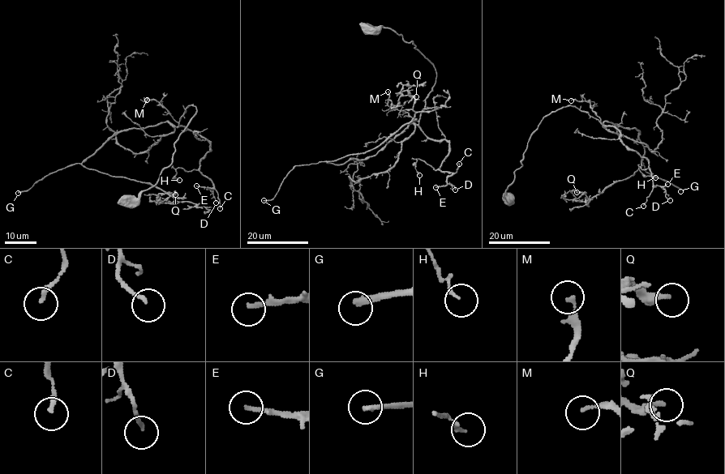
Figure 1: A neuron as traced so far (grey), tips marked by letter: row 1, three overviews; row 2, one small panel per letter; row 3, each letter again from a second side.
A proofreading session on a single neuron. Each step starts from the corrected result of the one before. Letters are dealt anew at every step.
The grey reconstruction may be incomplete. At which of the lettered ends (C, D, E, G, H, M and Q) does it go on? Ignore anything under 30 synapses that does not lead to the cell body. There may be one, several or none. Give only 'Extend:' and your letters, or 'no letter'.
Extend: C, E, G

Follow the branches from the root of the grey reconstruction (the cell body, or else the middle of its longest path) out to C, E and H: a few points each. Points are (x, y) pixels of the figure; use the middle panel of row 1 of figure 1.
C: (369, 30), (390, 28), (433, 66), (435, 81), (419, 129), (448, 143), (439, 169), (455, 172), (459, 164)
E: (369, 30), (412, 41), (436, 72), (418, 121), (448, 143), (439, 168), (452, 173), (435, 187)
H: (369, 30), (412, 41), (436, 72), (418, 125), (446, 139), (448, 154), (436, 169), (417, 159), (419, 175)

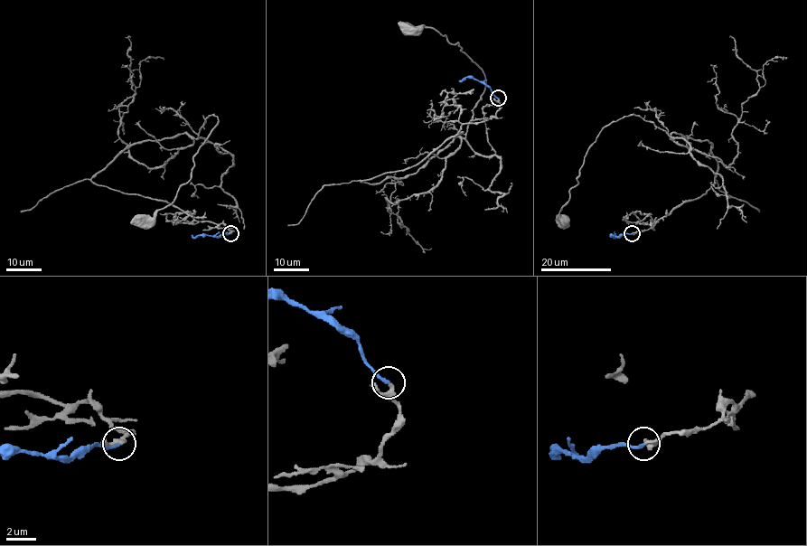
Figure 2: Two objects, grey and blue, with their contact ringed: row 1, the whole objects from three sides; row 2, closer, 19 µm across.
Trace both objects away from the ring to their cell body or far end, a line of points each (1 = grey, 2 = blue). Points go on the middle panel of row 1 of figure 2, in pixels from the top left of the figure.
1: (497, 98), (490, 118), (415, 165), (359, 180), (407, 177), (464, 137), (485, 88), (457, 42), (408, 30)
2: (497, 98), (483, 82), (467, 77), (458, 80)

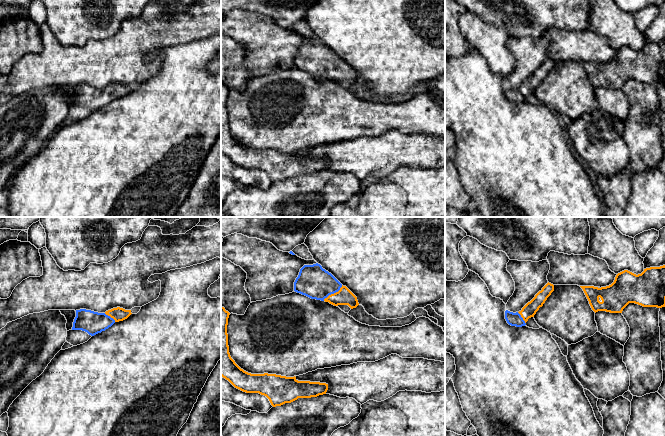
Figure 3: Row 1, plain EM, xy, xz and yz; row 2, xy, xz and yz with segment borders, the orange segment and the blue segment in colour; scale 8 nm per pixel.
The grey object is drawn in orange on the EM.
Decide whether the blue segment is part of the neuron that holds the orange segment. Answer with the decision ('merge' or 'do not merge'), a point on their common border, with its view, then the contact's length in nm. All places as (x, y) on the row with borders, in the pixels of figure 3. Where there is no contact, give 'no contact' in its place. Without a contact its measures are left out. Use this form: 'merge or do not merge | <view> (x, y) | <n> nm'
merge | xz (334, 293) | 200 nm

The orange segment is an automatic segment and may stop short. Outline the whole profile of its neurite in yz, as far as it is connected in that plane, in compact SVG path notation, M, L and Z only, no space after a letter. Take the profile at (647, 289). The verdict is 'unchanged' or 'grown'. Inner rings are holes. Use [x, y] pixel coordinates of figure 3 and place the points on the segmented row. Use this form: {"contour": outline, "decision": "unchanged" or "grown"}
{"contour": "M665 265L646 268L638 275L624 270L606 287L580 287L595 313L622 313L629 303L662 308L665 307Z", "decision": "unchanged"}

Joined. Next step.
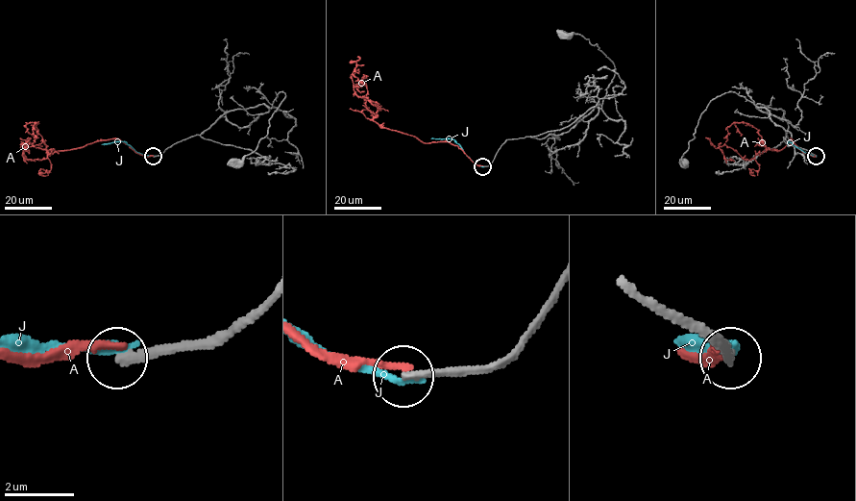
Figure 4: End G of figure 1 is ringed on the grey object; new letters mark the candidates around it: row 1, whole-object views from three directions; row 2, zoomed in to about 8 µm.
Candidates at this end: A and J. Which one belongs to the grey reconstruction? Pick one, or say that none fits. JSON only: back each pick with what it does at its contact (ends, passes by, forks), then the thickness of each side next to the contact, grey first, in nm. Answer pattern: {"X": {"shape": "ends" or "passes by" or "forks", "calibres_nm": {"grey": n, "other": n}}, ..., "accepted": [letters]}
{"accepted": []}

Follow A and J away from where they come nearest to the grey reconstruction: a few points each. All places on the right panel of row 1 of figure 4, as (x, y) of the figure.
A: (816, 156), (803, 153), (791, 138), (779, 150), (766, 150), (751, 160), (720, 146), (726, 160), (734, 161)
J: (816, 156), (789, 141), (788, 144)

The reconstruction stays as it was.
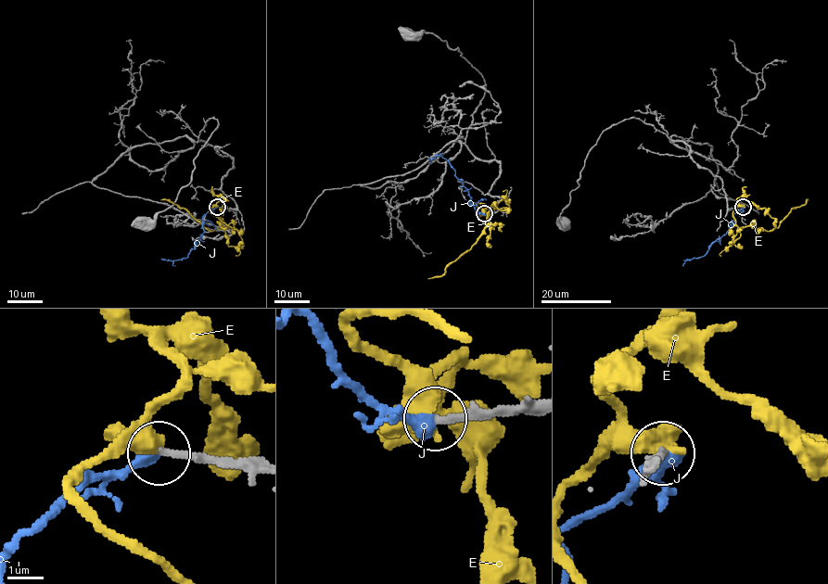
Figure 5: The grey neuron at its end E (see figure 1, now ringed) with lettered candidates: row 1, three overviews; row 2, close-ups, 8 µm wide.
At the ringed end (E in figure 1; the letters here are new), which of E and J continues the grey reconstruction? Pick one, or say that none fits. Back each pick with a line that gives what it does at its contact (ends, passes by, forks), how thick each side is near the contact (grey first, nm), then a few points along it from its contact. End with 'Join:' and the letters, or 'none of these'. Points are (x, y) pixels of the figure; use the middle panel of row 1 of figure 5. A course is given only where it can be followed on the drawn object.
J: it ends there; 190 nm thick on the grey side, 380 nm on the other; it runs (485, 213), (470, 204), (469, 191), (455, 175), (455, 170), (447, 160), (435, 156), (429, 163)
Join: J

